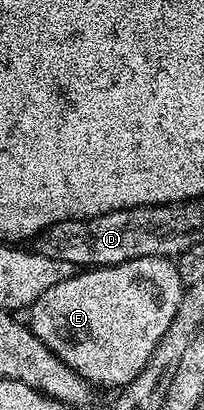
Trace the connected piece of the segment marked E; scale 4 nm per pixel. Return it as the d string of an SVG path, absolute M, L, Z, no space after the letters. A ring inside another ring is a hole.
M143 257L142 259L130 259L126 263L118 263L117 265L88 267L83 271L78 271L70 279L62 279L62 283L57 283L55 287L50 287L50 291L46 291L38 298L35 305L31 306L30 309L30 313L36 316L33 321L30 321L30 328L33 335L48 349L52 349L57 356L63 357L66 364L71 369L75 369L79 377L89 381L93 387L100 388L101 385L104 389L113 388L112 390L115 390L117 387L129 385L140 374L142 367L146 367L146 363L154 355L162 335L166 335L166 327L170 327L170 323L174 323L174 315L178 315L178 303L182 303L182 295L185 288L175 264L167 257Z

